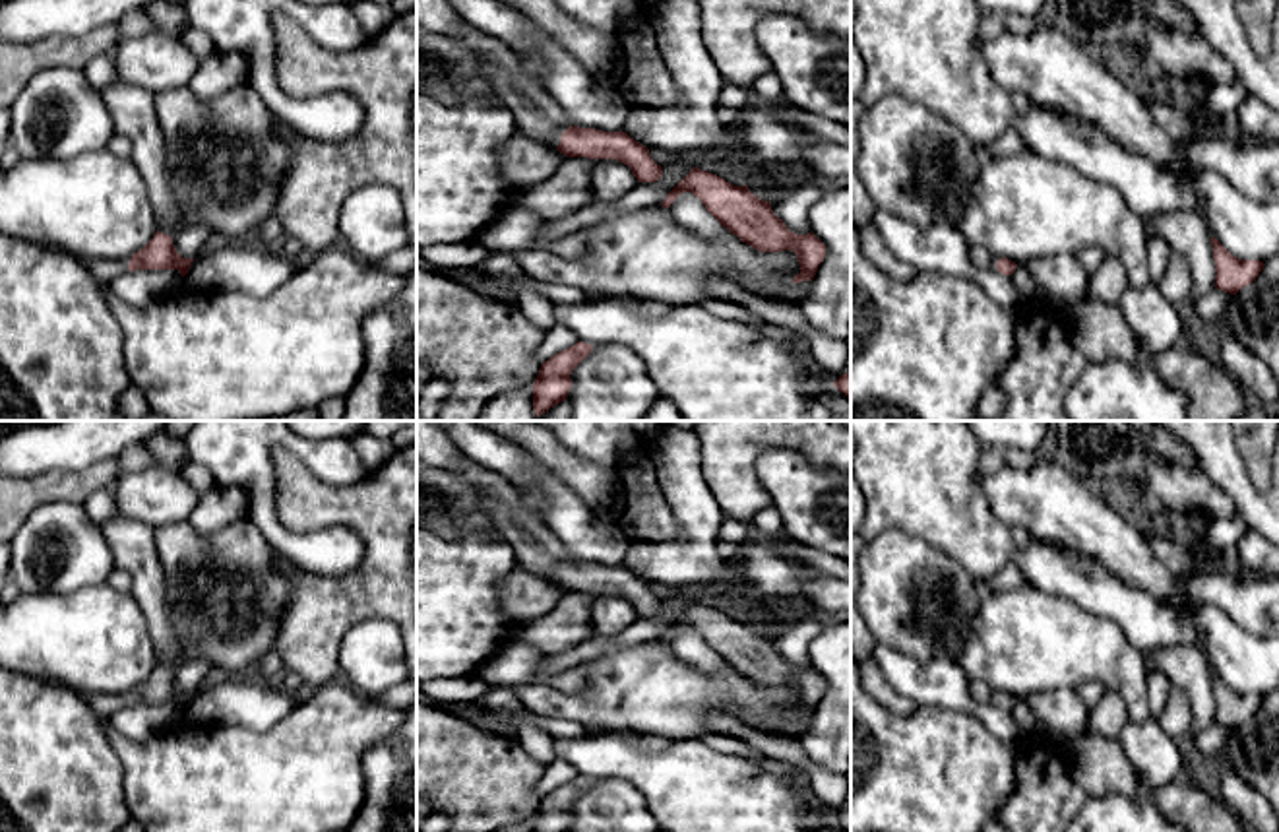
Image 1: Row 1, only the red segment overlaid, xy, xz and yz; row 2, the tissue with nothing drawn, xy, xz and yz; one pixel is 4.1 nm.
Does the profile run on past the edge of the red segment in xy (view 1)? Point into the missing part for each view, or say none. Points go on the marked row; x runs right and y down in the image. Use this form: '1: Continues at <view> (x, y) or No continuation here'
1: Continues at xy (103, 270)

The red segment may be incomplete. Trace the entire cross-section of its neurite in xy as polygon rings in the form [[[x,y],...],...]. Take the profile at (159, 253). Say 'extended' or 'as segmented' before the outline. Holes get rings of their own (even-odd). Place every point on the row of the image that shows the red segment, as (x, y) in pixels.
extended; [[[157,231],[153,239],[136,254],[116,260],[89,260],[89,273],[103,285],[109,287],[116,277],[136,270],[178,270],[184,277],[194,258],[182,258],[172,237]]]

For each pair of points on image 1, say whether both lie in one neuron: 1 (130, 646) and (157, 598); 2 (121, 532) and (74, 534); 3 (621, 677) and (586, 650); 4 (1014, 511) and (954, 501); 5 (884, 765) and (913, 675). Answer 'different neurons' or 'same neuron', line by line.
1: different neurons
2: different neurons
3: different neurons
4: different neurons
5: different neurons

